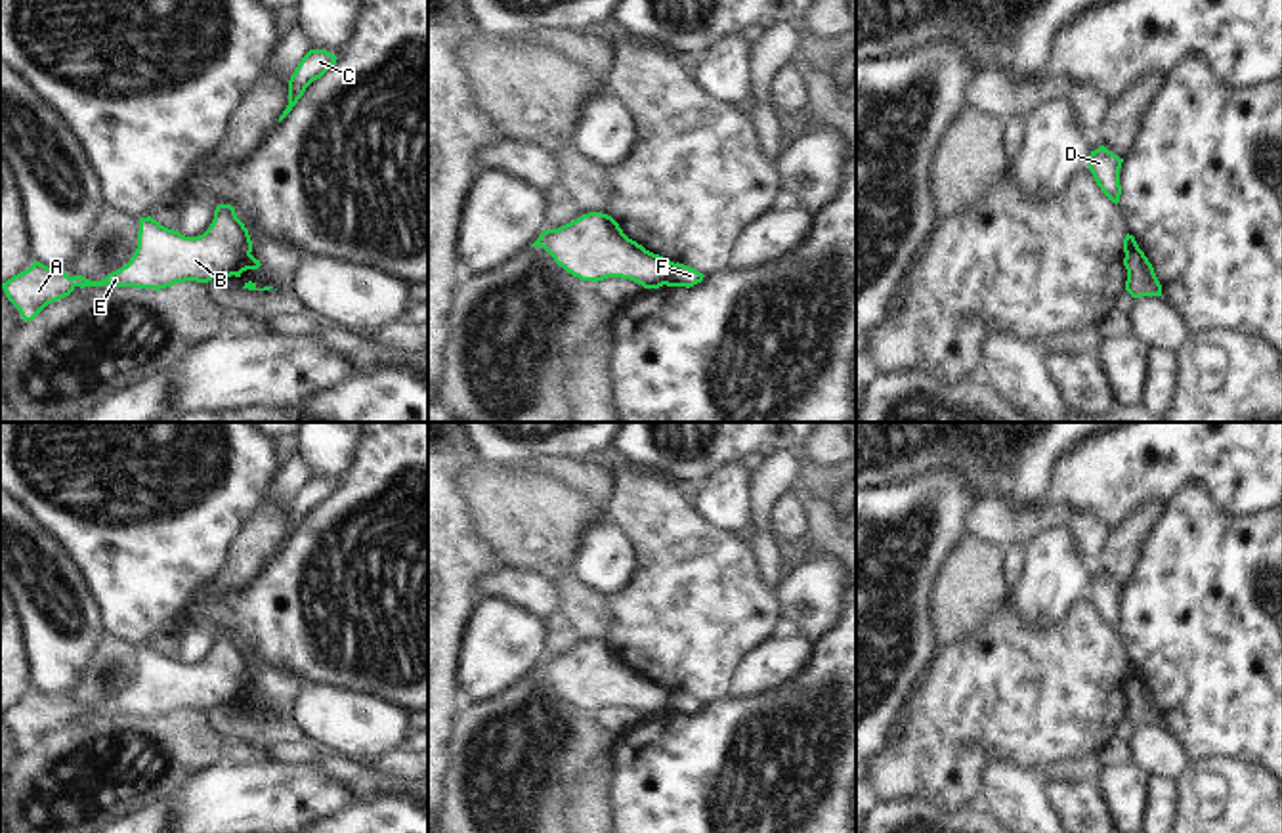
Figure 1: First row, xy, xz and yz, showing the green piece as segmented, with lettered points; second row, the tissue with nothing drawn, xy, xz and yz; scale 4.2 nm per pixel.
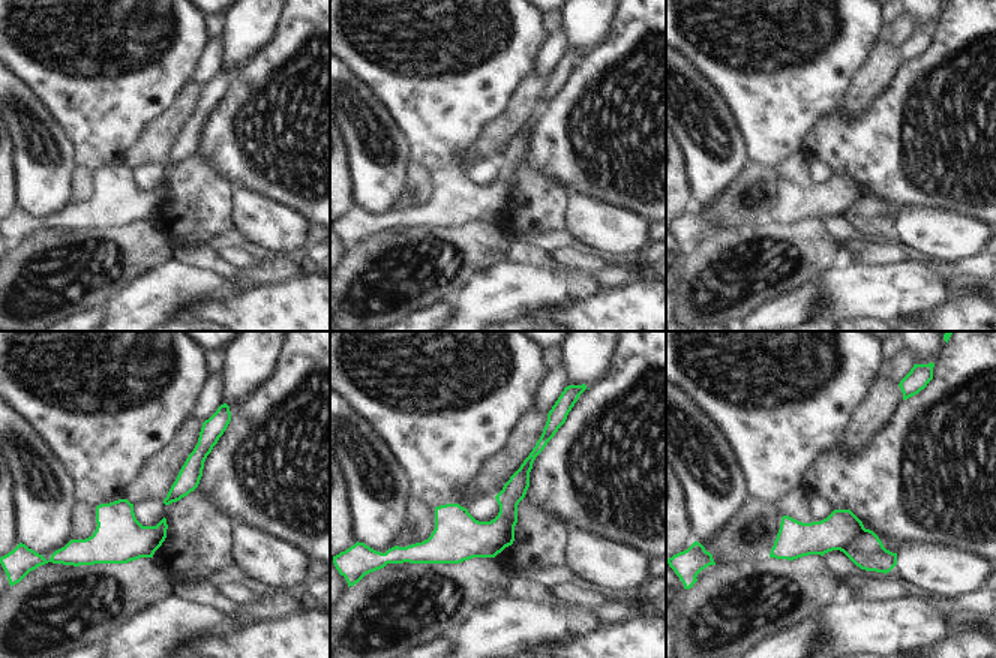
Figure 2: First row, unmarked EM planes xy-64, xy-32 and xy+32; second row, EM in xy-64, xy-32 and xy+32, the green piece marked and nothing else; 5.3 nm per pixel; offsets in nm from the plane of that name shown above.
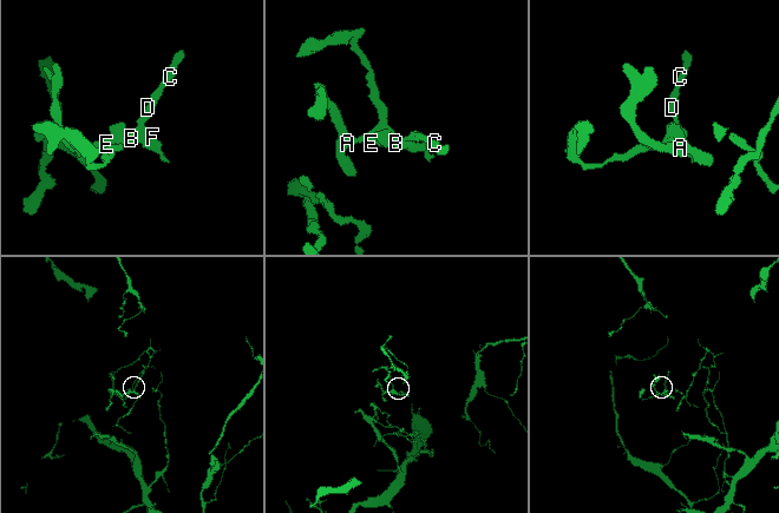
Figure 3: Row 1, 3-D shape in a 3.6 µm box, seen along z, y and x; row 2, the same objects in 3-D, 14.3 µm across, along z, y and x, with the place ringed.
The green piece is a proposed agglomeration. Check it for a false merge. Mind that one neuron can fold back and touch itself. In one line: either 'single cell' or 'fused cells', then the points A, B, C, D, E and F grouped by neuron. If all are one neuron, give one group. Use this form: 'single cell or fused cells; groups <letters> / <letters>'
fused cells; groups A B C D E / F

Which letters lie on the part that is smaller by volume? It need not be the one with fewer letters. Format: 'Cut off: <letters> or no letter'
Cut off: F

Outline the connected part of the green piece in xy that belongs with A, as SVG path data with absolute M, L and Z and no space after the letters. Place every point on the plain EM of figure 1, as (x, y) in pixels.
M218 632L210 655L199 665L160 653L151 644L139 646L138 676L130 690L101 709L82 703L69 705L40 690L6 711L8 728L19 737L23 749L32 749L48 732L69 724L76 715L136 715L166 716L176 711L208 711L231 705L250 684L252 669L231 632Z

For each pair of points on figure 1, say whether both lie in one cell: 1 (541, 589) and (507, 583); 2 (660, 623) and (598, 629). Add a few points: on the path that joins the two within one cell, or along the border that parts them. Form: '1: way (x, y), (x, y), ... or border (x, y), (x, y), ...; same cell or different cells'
1: way (534, 589), (514, 585); same cell
2: border (612, 598), (612, 635), (608, 642); different cells

